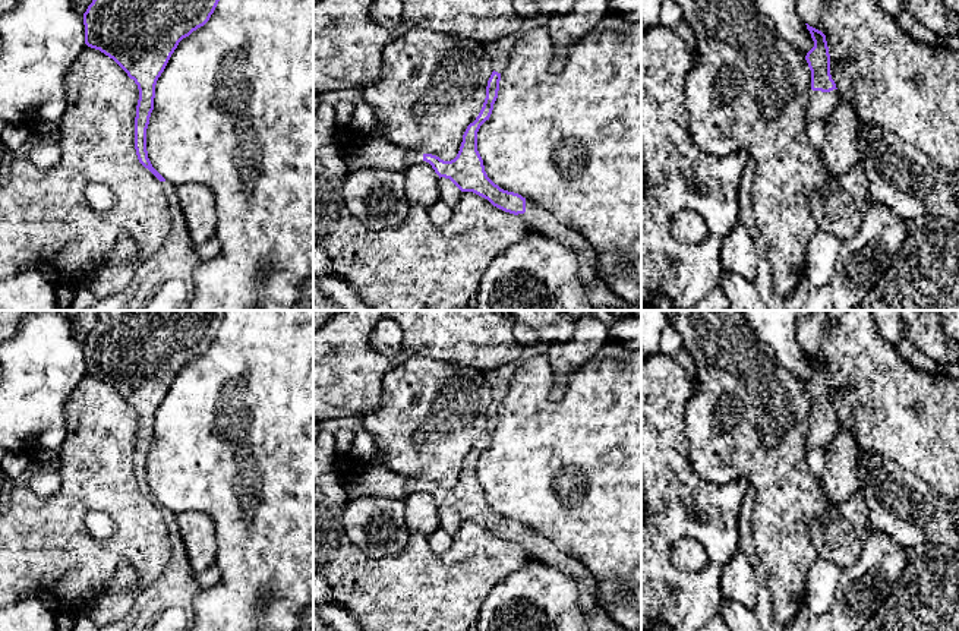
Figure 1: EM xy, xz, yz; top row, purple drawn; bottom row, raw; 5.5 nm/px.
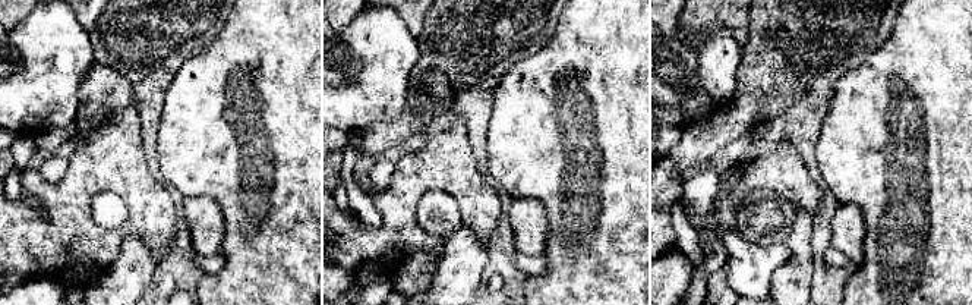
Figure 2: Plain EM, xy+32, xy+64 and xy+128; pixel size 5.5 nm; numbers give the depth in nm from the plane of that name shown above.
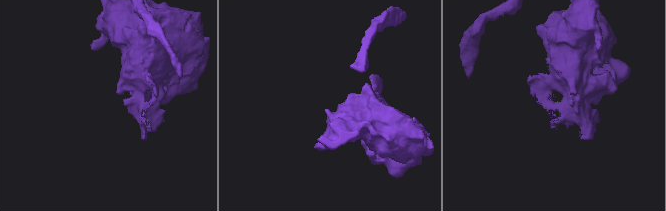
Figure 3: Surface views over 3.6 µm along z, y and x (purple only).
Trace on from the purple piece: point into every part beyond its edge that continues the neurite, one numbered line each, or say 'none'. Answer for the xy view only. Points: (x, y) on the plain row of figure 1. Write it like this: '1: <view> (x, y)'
none

